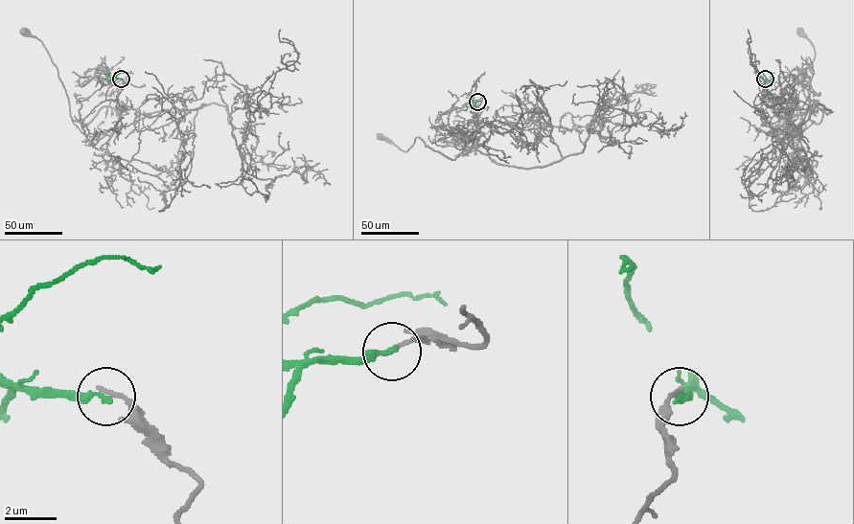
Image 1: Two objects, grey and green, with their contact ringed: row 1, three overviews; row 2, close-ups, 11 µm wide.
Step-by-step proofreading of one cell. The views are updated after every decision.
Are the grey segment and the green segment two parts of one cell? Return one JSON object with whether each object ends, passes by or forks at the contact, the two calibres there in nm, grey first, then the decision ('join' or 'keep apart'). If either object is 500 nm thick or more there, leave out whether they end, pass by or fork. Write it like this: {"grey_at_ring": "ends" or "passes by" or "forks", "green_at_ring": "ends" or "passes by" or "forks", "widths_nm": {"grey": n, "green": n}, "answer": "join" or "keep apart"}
{"grey_at_ring": "ends", "green_at_ring": "ends", "widths_nm": {"grey": 160, "green": 240}, "answer": "keep apart"}

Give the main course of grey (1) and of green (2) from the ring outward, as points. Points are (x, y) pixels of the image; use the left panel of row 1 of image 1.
1: (121, 79), (117, 98), (82, 120), (92, 146), (120, 115), (103, 106), (73, 121), (57, 68), (25, 31)
2: (121, 79), (113, 80), (108, 74), (103, 74)

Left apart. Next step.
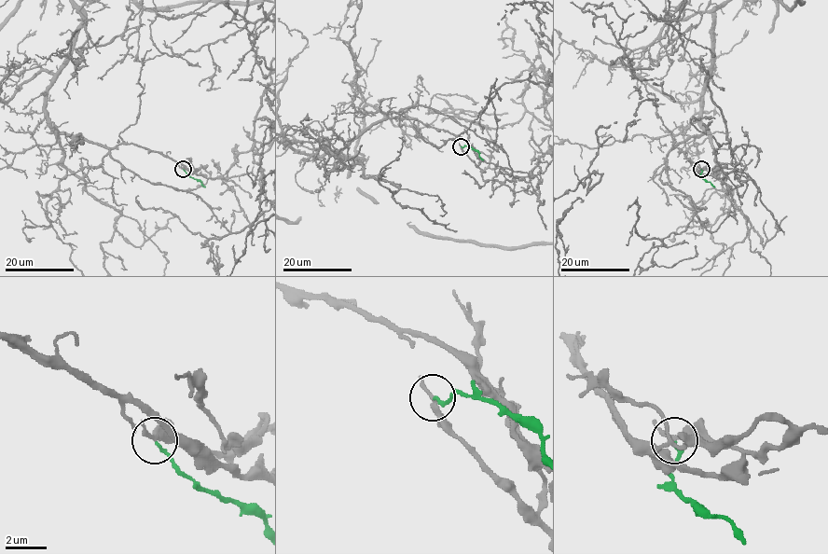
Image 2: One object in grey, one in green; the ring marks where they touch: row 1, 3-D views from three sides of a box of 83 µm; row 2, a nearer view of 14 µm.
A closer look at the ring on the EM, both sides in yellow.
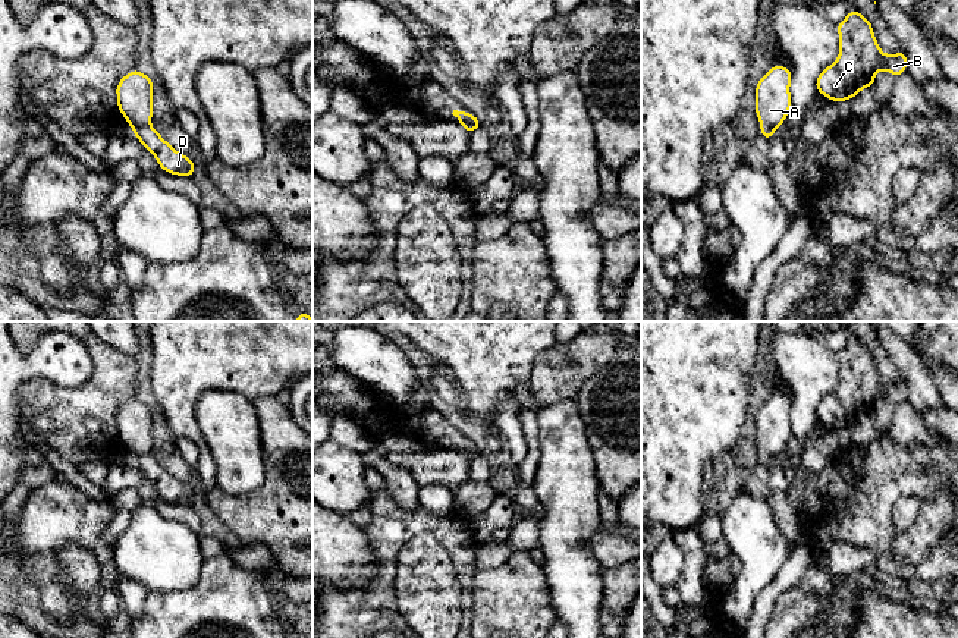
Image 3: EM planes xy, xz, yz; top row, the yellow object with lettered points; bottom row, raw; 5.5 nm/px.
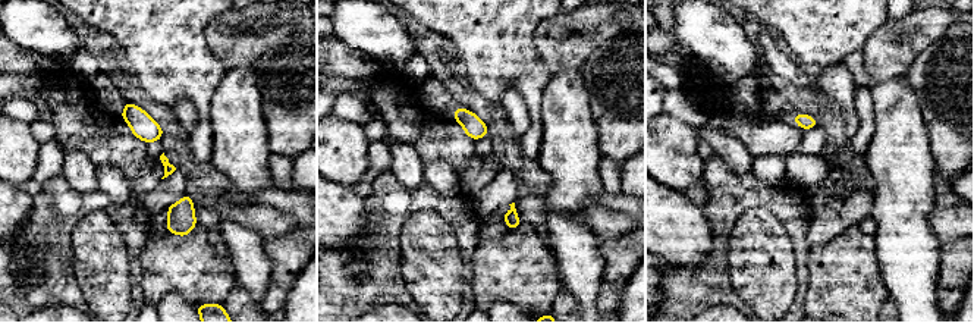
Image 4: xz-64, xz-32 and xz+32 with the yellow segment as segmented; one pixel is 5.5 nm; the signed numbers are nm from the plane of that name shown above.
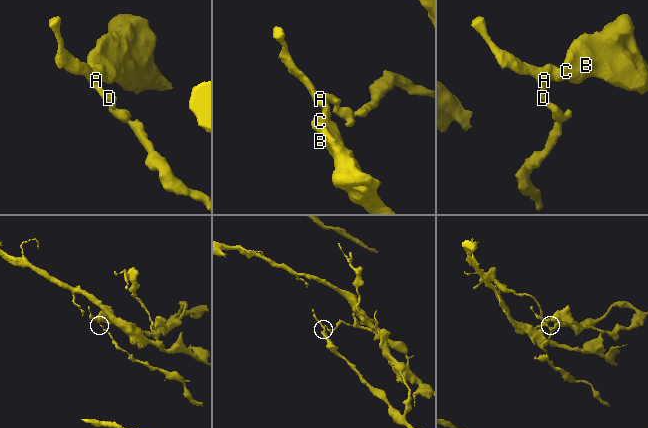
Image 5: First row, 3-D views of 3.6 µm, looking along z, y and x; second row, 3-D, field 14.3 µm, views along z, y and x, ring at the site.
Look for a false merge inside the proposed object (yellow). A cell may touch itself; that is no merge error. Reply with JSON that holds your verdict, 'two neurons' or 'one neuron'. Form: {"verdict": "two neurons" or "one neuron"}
{"verdict": "two neurons"}

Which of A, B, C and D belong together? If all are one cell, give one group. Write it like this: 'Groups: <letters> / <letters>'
Groups: A B C / D

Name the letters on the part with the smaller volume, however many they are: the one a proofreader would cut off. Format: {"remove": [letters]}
{"remove": ["D"]}

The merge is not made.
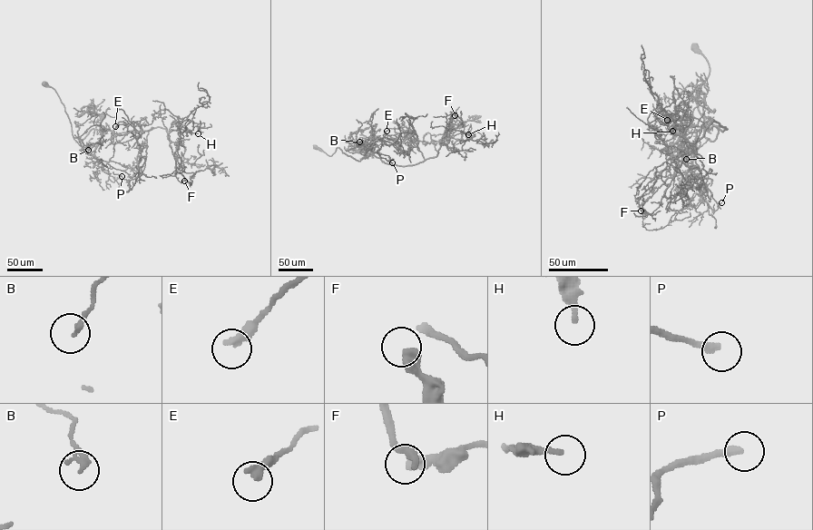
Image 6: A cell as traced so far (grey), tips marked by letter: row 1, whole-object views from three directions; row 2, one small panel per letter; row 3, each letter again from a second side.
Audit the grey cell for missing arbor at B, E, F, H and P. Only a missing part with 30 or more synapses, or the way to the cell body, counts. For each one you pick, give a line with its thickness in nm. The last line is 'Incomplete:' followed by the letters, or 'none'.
Incomplete: none

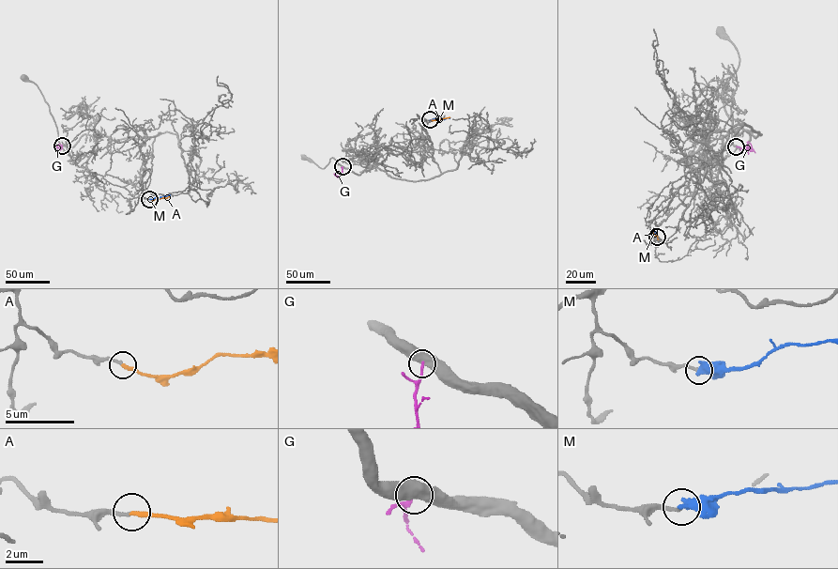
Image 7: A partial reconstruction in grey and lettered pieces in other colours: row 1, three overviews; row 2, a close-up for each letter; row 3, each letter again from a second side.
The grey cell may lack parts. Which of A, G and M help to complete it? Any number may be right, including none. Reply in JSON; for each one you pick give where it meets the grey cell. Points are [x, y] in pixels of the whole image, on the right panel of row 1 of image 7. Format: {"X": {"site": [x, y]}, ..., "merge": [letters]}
{"A": {"site": [657, 237]}, "merge": ["A"]}

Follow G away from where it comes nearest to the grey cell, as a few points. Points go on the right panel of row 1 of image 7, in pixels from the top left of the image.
G: (736, 146), (752, 151), (748, 141)

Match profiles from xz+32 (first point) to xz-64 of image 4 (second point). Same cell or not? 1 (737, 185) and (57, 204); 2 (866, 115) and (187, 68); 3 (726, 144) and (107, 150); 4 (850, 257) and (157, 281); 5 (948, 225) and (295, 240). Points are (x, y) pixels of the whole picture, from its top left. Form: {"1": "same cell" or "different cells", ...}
{"1": "same cell", "2": "same cell", "3": "different cells", "4": "same cell", "5": "different cells"}

